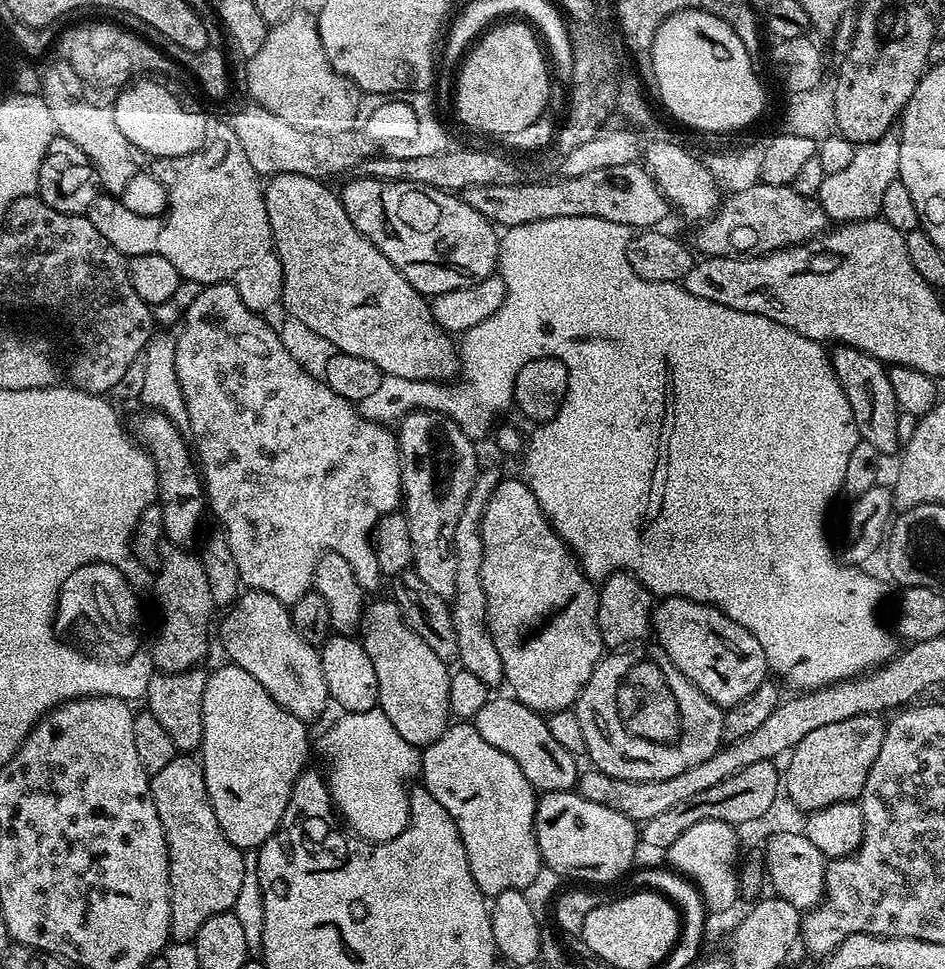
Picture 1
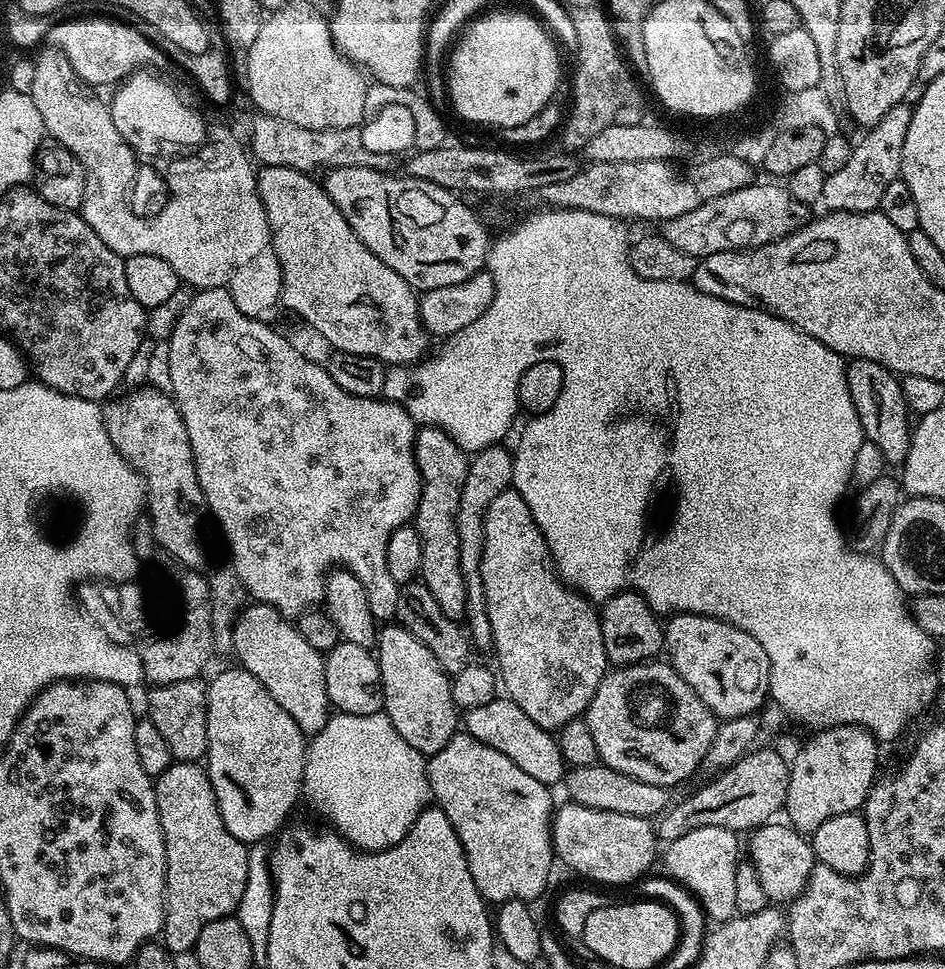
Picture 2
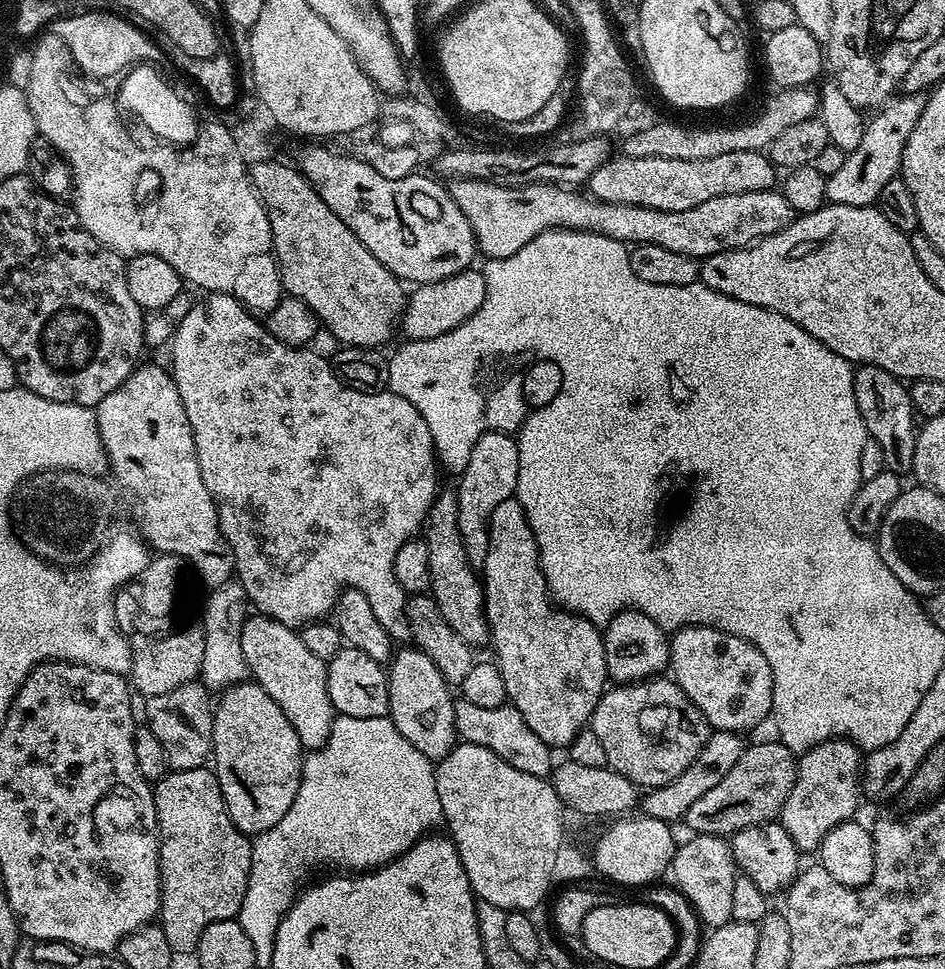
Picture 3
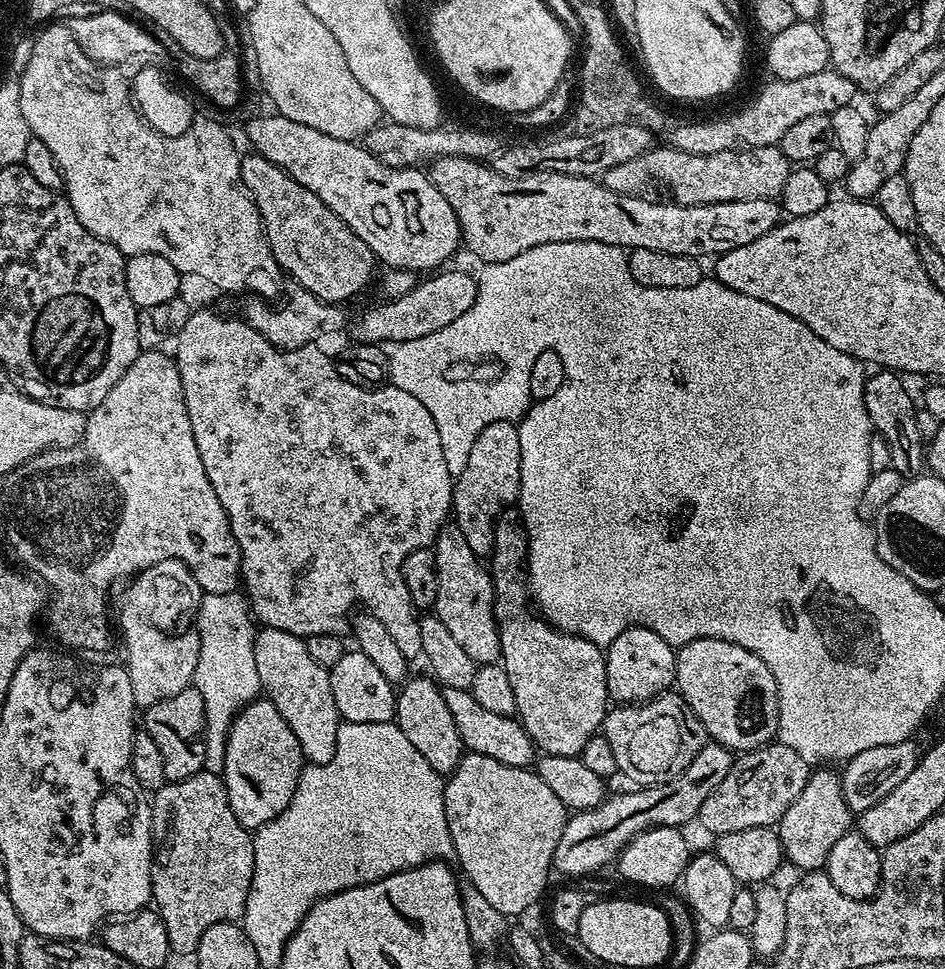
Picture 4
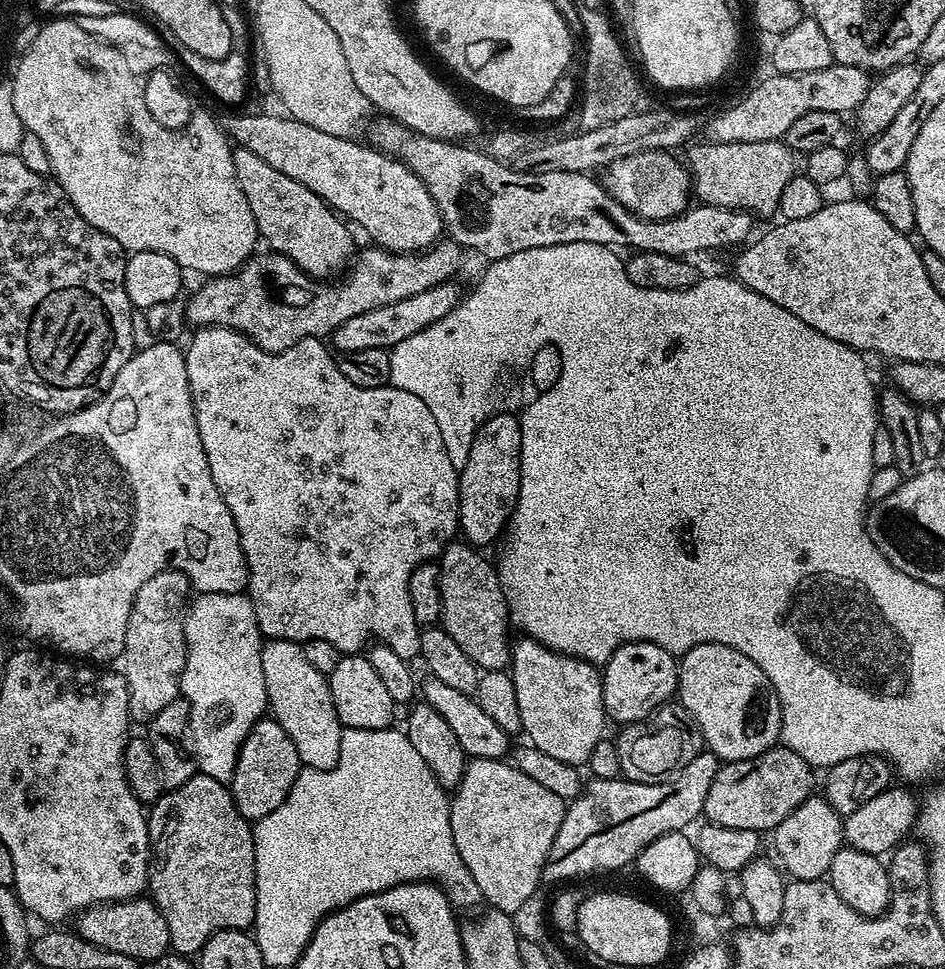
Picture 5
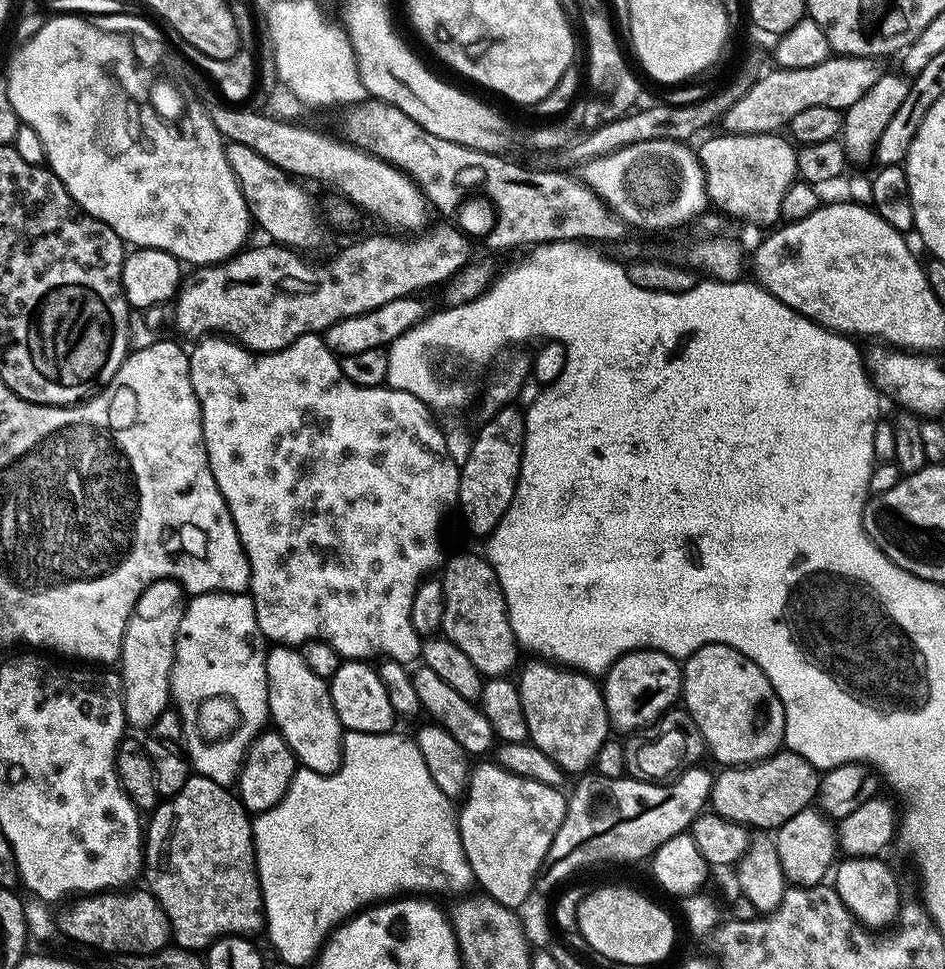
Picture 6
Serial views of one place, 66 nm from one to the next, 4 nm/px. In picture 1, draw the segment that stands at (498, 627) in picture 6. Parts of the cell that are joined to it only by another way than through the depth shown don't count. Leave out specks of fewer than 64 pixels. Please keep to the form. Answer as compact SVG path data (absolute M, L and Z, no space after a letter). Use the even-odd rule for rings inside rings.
M427 410L409 412L401 419L398 424L398 439L400 442L400 469L404 479L402 511L410 526L410 542L414 542L412 568L432 593L438 594L438 598L451 601L454 594L454 570L456 569L454 526L458 526L458 518L462 518L462 510L466 506L468 495L478 475L478 467L476 468L477 445L460 429L455 418L445 416L443 412Z

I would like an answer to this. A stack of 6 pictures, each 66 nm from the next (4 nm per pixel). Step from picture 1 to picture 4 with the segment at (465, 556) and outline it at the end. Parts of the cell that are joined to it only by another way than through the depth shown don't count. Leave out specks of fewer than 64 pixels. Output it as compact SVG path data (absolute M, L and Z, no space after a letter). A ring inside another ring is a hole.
M490 422L482 434L478 434L474 446L470 449L470 458L462 469L462 474L455 477L452 486L452 511L454 523L458 530L462 530L470 550L481 558L492 555L494 546L494 530L496 520L507 508L513 507L520 499L520 467L522 466L522 446L520 445L520 430L513 422Z

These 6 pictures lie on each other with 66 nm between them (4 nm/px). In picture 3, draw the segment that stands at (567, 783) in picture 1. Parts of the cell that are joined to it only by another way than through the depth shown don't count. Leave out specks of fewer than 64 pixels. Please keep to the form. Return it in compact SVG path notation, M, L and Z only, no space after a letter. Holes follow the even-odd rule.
M457 699L454 703L454 726L457 737L463 743L494 750L494 754L498 754L502 762L510 762L514 770L526 770L526 774L547 777L554 767L553 749L542 742L530 726L526 726L526 718L522 718L522 714L518 714L518 710L509 703L486 710L486 706L474 706L474 702Z

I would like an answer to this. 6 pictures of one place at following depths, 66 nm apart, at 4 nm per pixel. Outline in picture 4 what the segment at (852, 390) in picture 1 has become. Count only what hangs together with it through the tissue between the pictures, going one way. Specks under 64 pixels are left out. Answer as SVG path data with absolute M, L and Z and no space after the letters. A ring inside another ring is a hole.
M876 370L864 381L864 401L866 414L872 423L872 431L883 438L890 449L890 462L898 474L905 478L921 475L926 464L926 442L919 436L917 419L917 401L912 401L908 388L901 377L891 370Z

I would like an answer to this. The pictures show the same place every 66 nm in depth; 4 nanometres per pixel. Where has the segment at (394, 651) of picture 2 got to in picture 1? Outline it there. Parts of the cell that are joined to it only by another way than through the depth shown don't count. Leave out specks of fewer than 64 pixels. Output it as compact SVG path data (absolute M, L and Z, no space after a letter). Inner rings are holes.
M376 600L364 609L362 643L366 654L374 662L374 674L378 674L380 711L394 722L394 730L406 738L406 742L427 746L448 729L450 723L450 668L438 658L414 630L402 618L395 600Z

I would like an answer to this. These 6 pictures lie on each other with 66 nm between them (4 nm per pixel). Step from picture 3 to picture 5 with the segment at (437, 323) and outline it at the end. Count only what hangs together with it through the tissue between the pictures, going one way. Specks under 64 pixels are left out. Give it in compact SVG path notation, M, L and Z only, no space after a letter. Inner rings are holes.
M437 282L418 294L402 298L402 302L378 306L378 310L366 310L366 314L354 314L354 318L342 322L342 326L330 333L331 347L340 354L350 350L391 350L398 342L410 338L410 334L418 334L434 322L446 318L446 314L450 314L450 310L454 310L461 299L462 292L459 292L452 282Z

